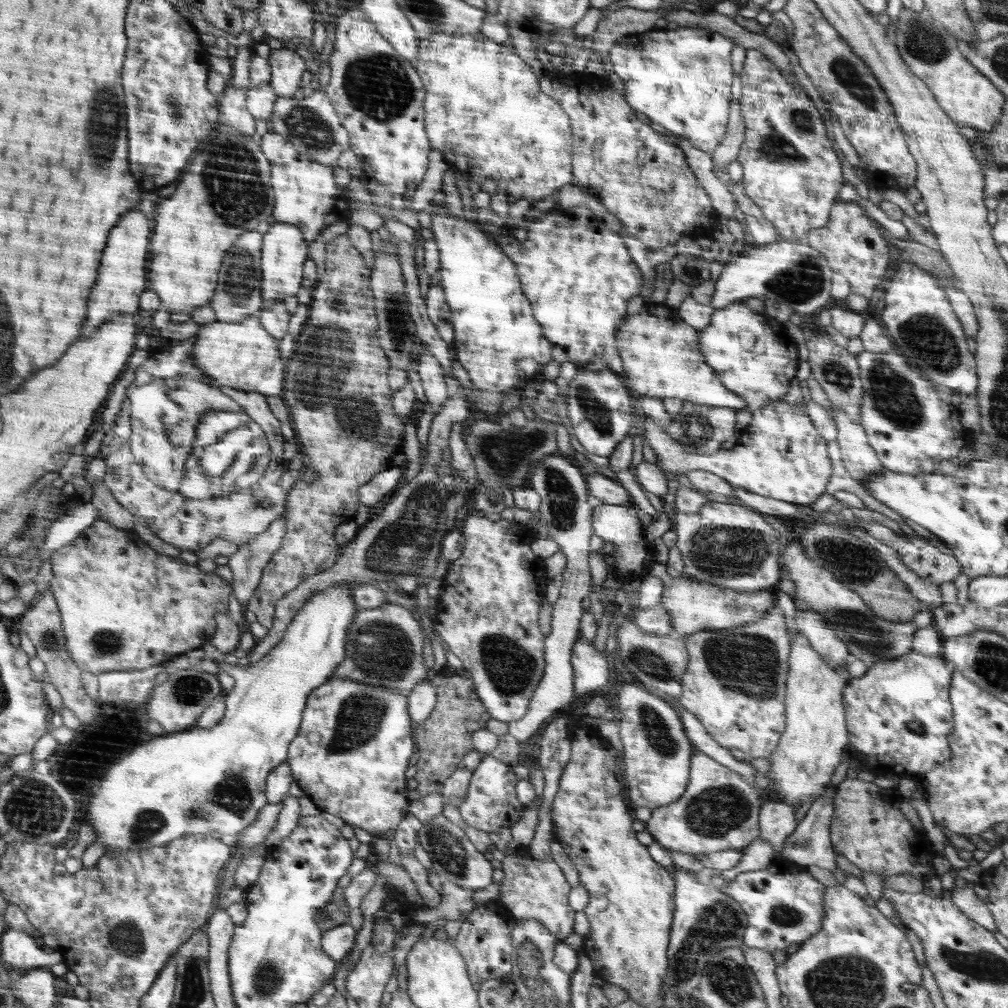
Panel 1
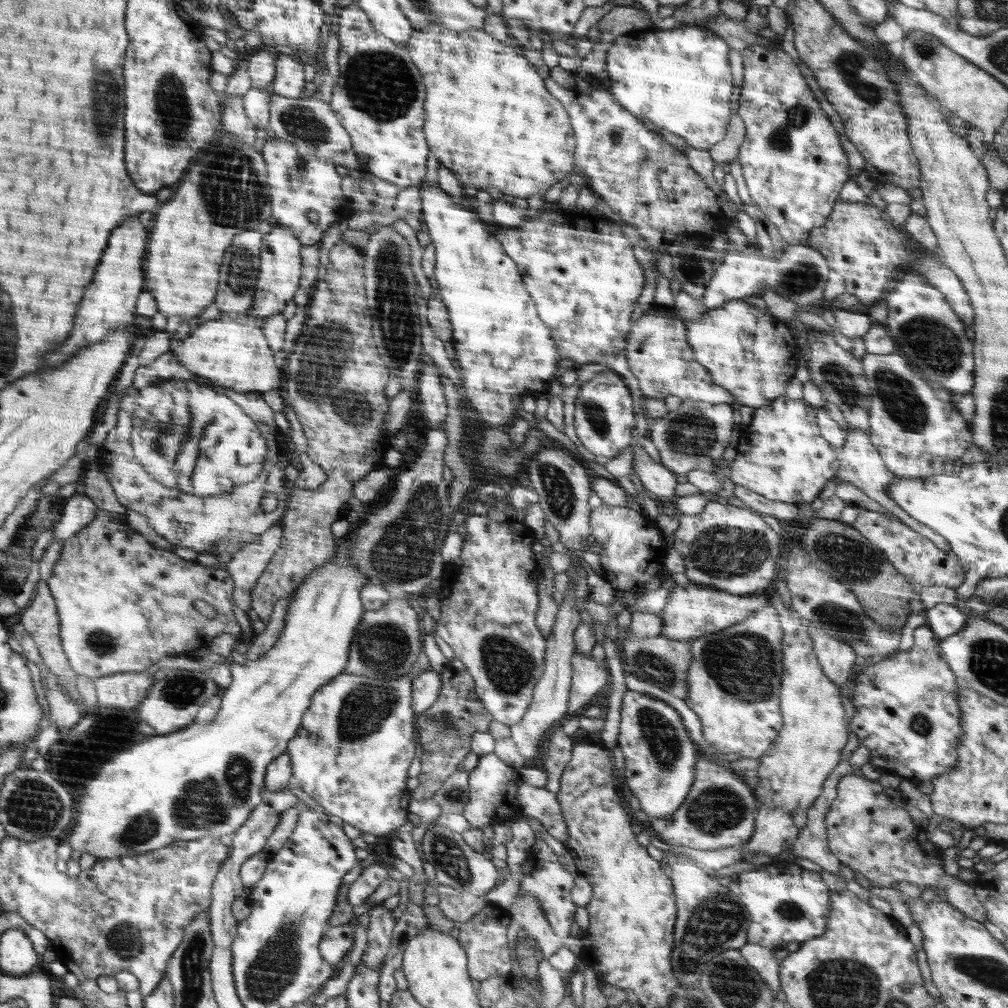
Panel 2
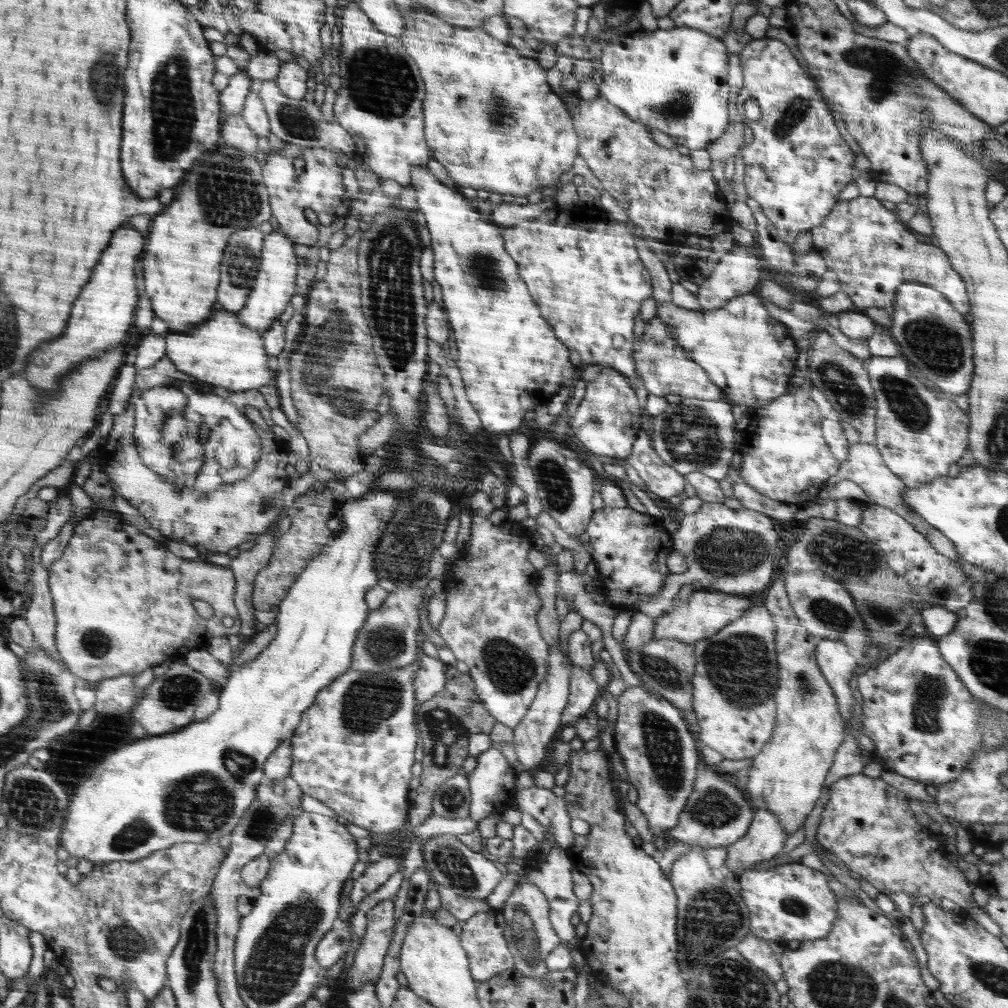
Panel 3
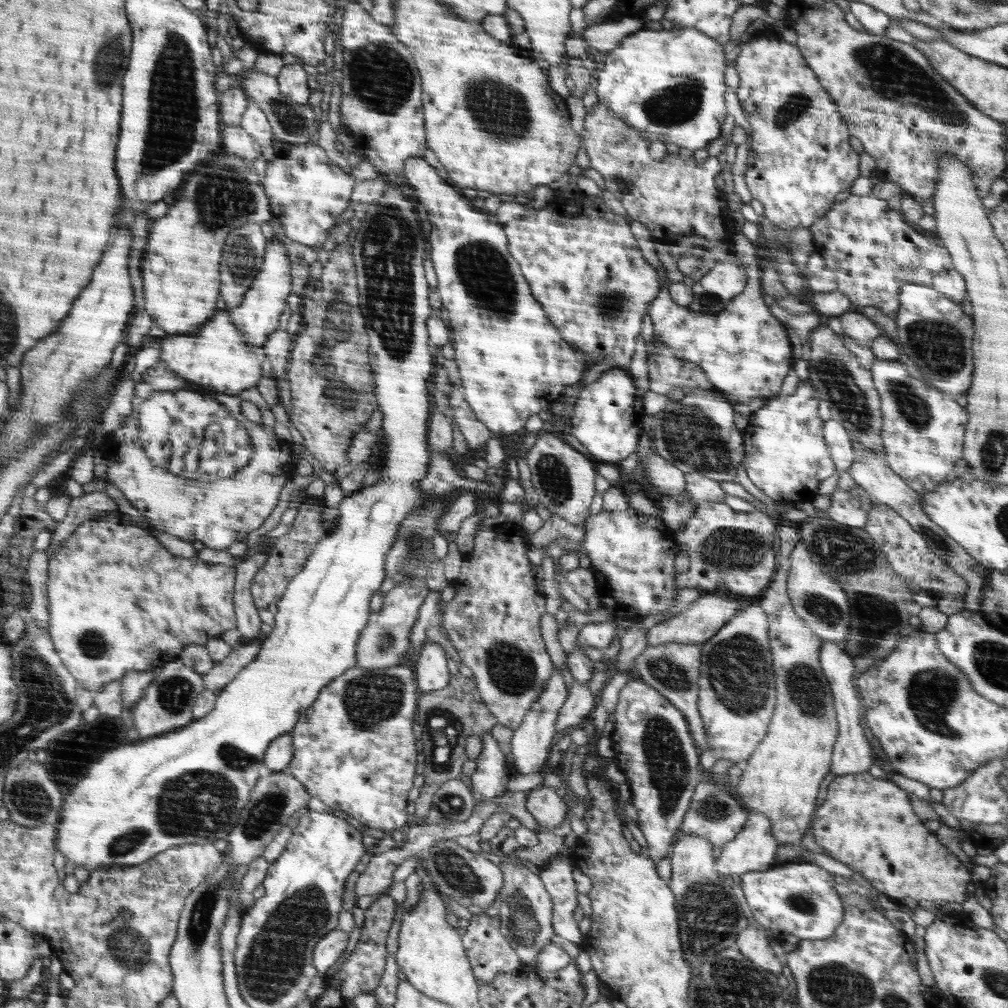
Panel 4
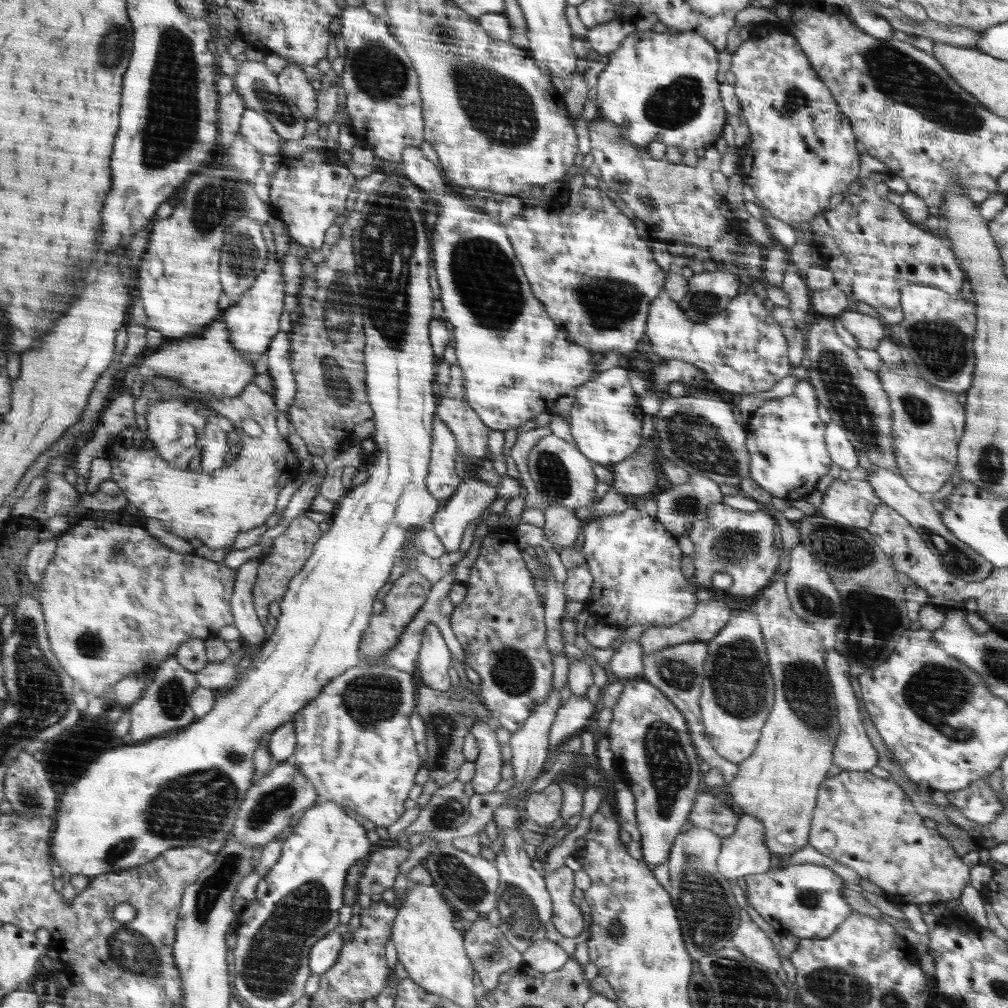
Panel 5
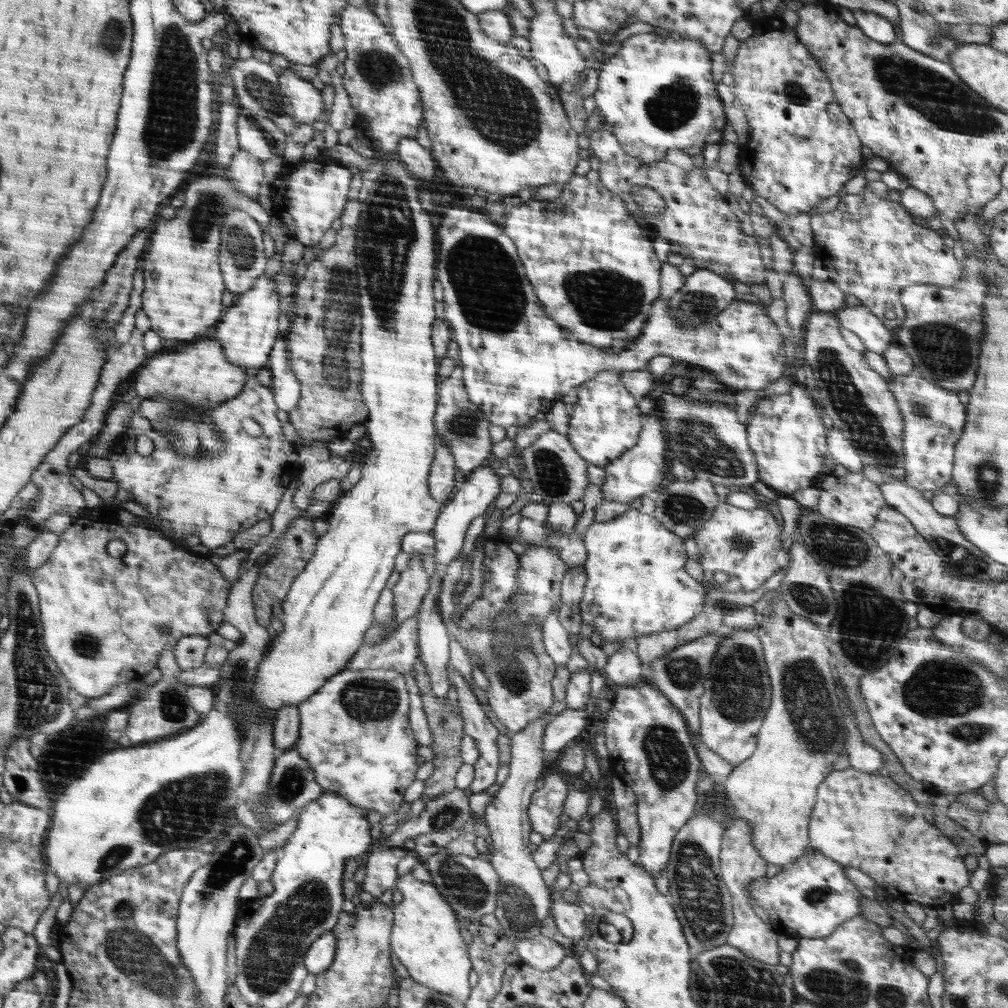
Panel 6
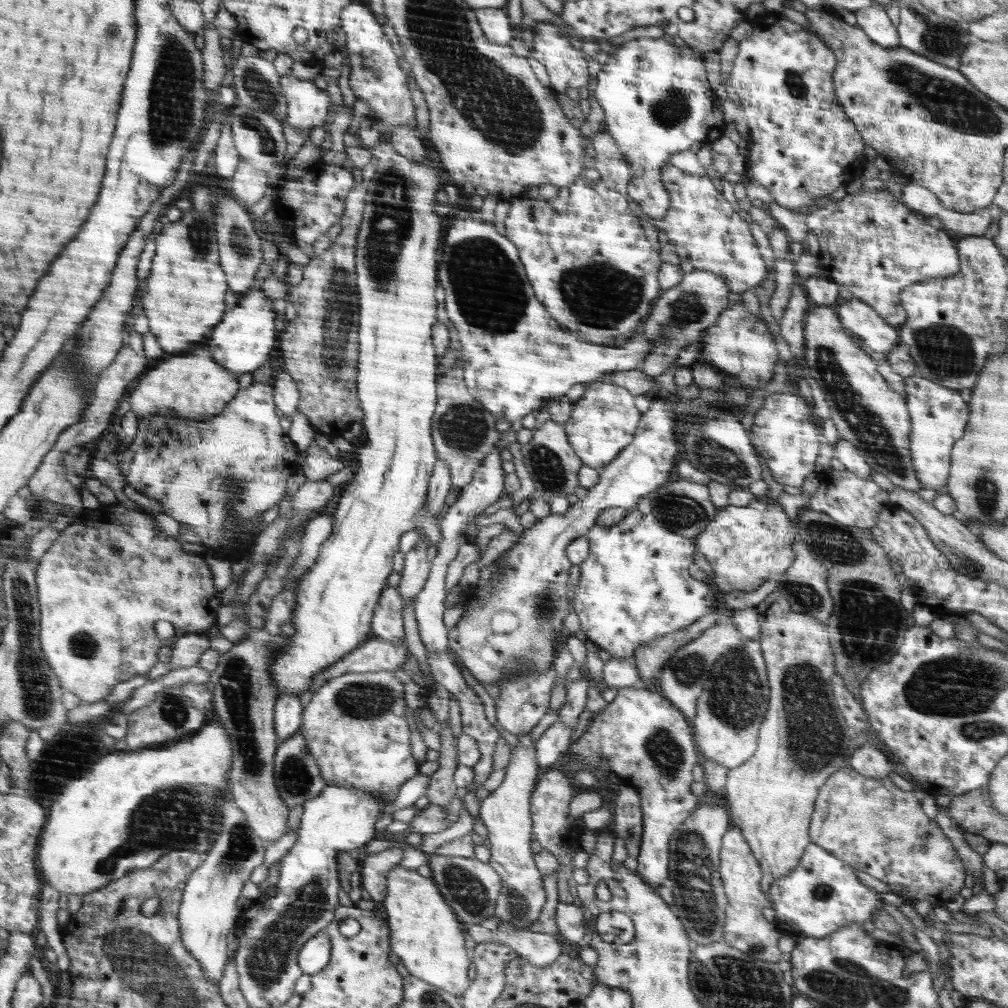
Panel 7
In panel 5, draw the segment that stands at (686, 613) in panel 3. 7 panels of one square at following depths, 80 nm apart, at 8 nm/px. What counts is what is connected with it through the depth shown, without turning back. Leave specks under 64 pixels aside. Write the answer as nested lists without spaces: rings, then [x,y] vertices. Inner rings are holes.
[[[700,601],[690,618],[674,626],[648,627],[638,638],[643,654],[656,653],[674,645],[711,641],[733,616],[736,606],[724,601]]]

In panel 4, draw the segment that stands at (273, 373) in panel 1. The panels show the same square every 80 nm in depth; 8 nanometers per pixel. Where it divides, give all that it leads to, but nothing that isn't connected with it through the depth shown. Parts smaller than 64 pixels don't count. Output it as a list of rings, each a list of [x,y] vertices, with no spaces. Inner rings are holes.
[[[228,312],[216,314],[208,326],[196,336],[170,336],[162,342],[162,354],[158,358],[158,364],[166,364],[172,374],[177,377],[186,378],[189,383],[200,385],[213,394],[224,392],[224,394],[242,393],[243,390],[256,387],[262,378],[260,360],[254,352],[254,346],[244,342],[240,336],[240,330],[232,324]]]

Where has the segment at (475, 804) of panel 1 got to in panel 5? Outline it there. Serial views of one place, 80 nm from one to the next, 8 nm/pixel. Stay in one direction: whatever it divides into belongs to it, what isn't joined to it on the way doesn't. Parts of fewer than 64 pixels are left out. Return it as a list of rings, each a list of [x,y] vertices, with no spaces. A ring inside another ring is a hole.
[[[477,720],[472,725],[469,732],[476,739],[479,755],[473,762],[475,764],[475,775],[471,784],[475,794],[488,794],[496,791],[498,782],[502,780],[500,770],[502,770],[502,758],[500,758],[501,747],[495,723]]]

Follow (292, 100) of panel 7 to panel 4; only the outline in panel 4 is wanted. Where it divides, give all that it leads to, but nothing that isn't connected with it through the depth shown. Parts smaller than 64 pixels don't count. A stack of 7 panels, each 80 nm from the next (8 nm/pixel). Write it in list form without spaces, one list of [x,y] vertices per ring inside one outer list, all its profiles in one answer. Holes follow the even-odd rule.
[[[292,63],[284,65],[275,77],[280,92],[288,96],[303,108],[308,108],[311,96],[311,87],[306,84],[306,72],[302,65]]]

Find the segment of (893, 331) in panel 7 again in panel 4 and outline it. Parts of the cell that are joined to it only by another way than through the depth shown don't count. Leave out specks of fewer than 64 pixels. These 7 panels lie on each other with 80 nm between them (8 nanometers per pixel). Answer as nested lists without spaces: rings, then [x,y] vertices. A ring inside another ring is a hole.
[[[858,309],[848,310],[839,315],[844,336],[855,340],[858,346],[872,346],[874,339],[883,335],[878,324],[866,318]]]

